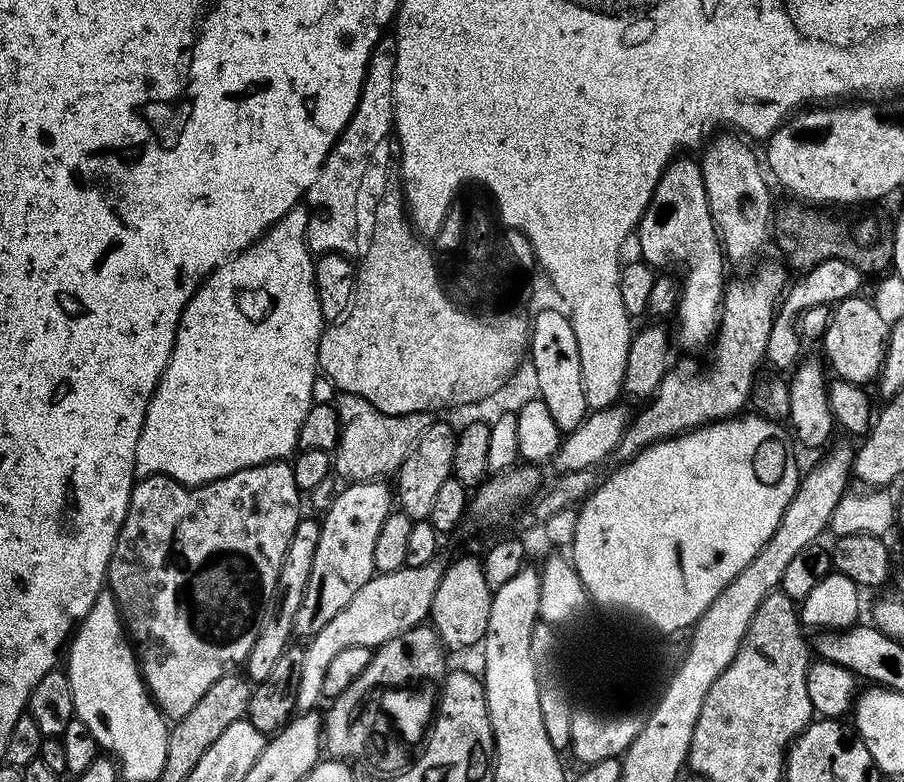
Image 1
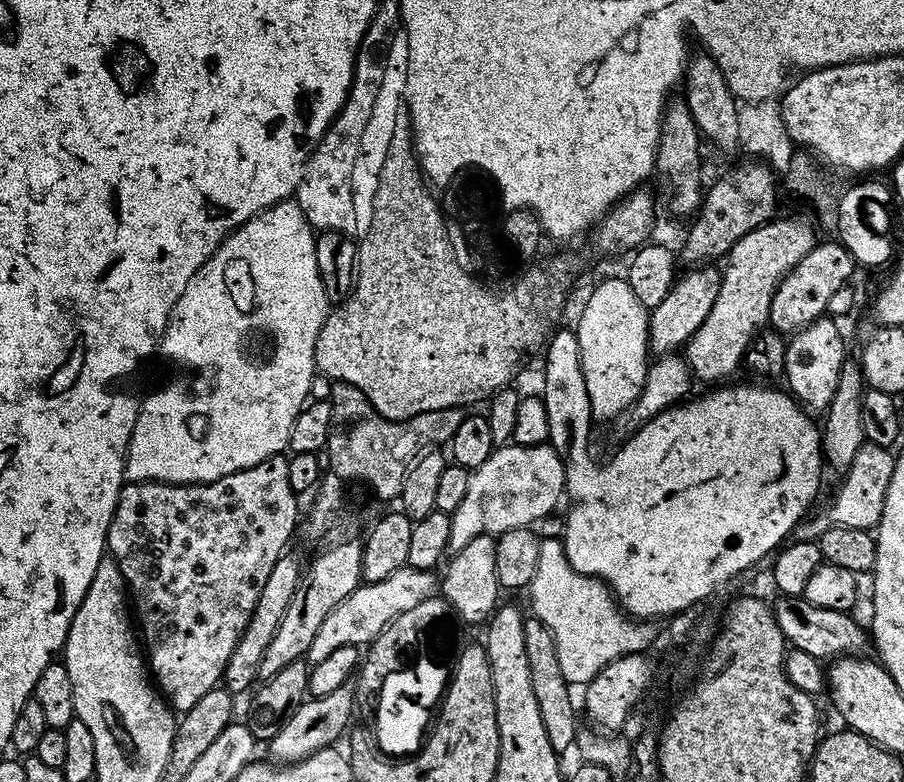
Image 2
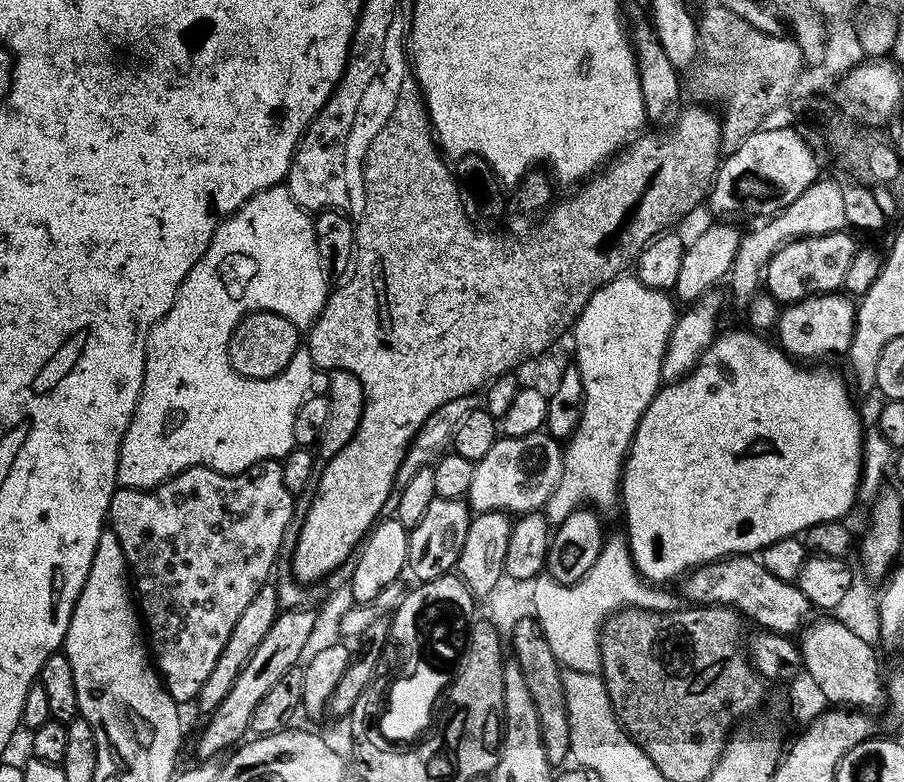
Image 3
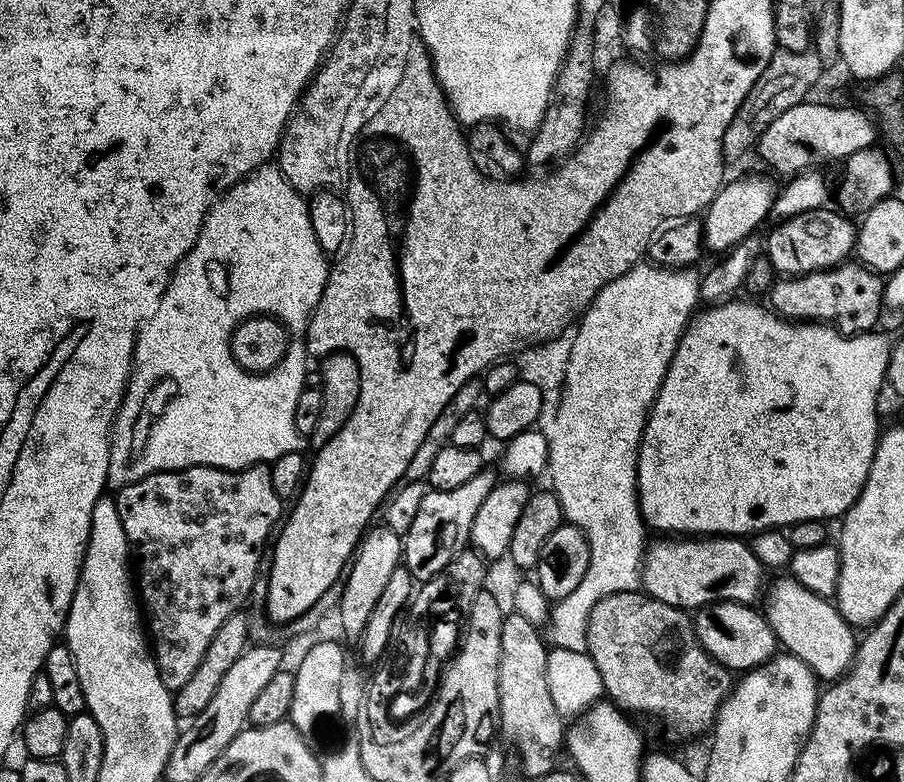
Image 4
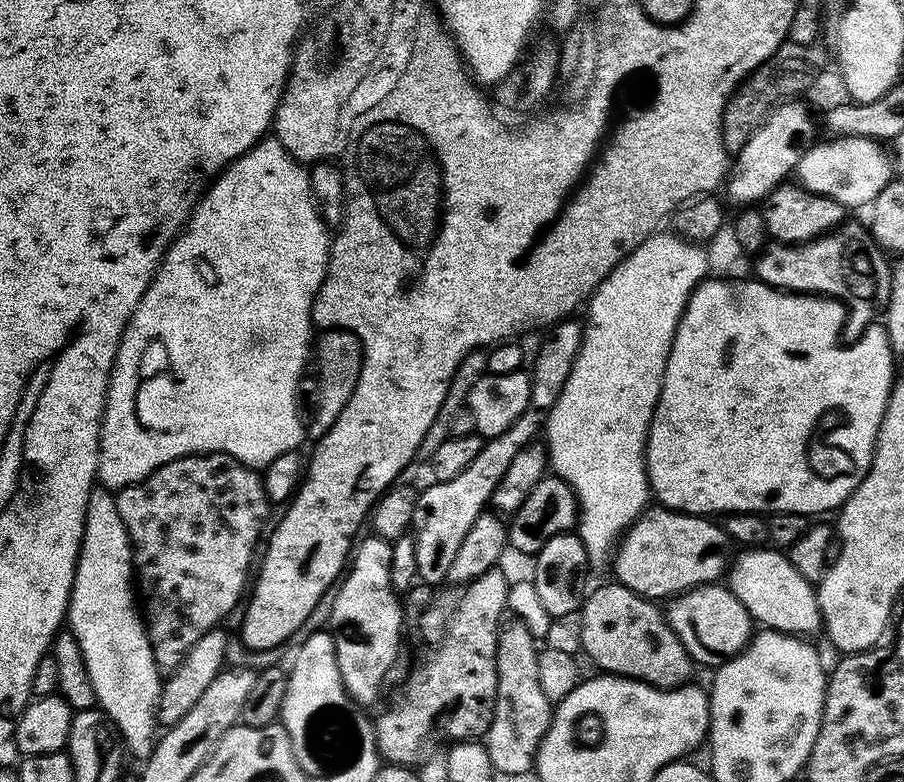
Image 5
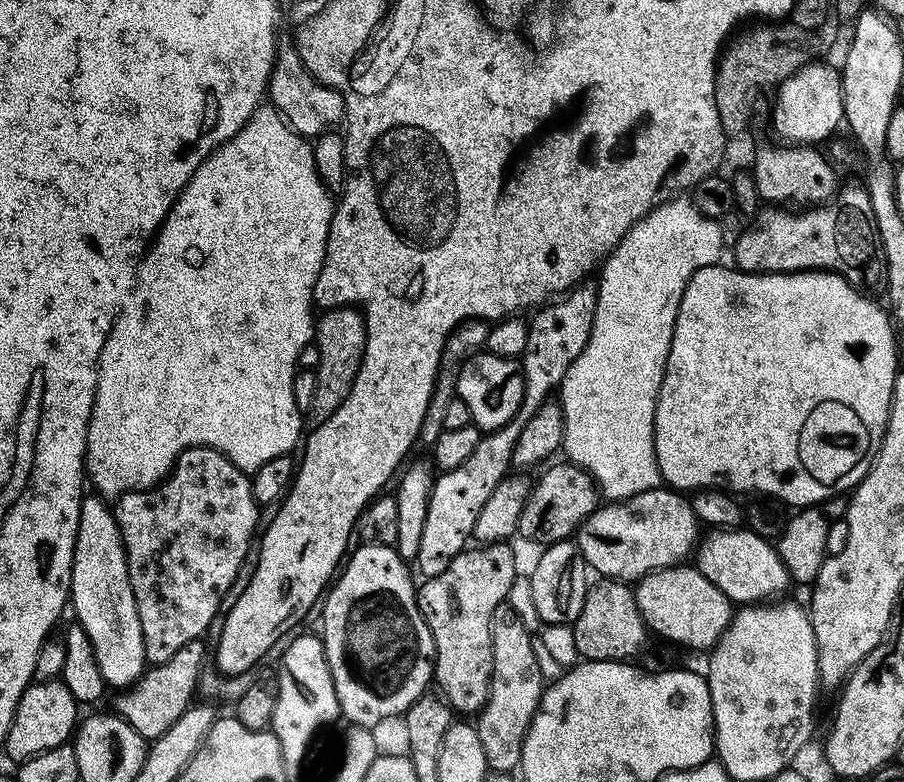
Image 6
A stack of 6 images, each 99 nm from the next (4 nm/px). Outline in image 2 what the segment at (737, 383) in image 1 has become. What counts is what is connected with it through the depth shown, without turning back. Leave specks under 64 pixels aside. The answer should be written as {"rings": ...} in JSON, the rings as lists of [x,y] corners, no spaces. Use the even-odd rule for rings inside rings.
{"rings":[[[784,216],[773,218],[768,223],[750,230],[728,251],[723,261],[724,268],[720,272],[718,298],[714,298],[714,306],[710,306],[710,314],[706,314],[706,322],[698,326],[686,345],[687,364],[691,375],[701,380],[704,386],[712,386],[724,382],[737,367],[741,367],[745,352],[756,333],[768,324],[770,302],[774,298],[774,290],[782,282],[782,278],[818,243],[818,228],[811,219],[803,220],[800,216]]]}

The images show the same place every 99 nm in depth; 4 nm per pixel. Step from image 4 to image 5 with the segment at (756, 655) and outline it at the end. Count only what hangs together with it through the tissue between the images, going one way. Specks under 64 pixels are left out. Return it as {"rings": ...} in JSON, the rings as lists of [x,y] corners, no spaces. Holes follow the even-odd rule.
{"rings":[[[723,583],[699,584],[697,588],[671,597],[667,604],[668,625],[674,630],[674,634],[678,634],[682,646],[697,665],[724,664],[738,655],[754,635],[751,614],[746,610],[746,606],[742,606],[742,602],[738,602],[732,589]]]}

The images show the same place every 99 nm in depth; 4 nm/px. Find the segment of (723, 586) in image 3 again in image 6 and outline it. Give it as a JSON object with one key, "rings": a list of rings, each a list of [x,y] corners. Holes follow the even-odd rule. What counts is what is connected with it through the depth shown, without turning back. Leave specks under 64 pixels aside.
{"rings":[[[667,486],[651,488],[628,500],[597,507],[581,522],[574,537],[579,555],[601,577],[621,582],[641,580],[649,572],[683,565],[693,555],[702,525],[687,495]]]}

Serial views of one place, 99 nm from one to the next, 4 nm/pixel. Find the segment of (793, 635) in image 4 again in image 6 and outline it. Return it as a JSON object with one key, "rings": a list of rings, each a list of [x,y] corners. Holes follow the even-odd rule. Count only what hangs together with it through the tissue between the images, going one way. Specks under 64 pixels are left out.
{"rings":[[[712,530],[703,537],[694,552],[695,567],[700,569],[726,598],[736,606],[751,606],[767,601],[769,598],[780,598],[790,585],[790,577],[782,558],[777,554],[773,541],[763,540],[759,534],[751,530]]]}

